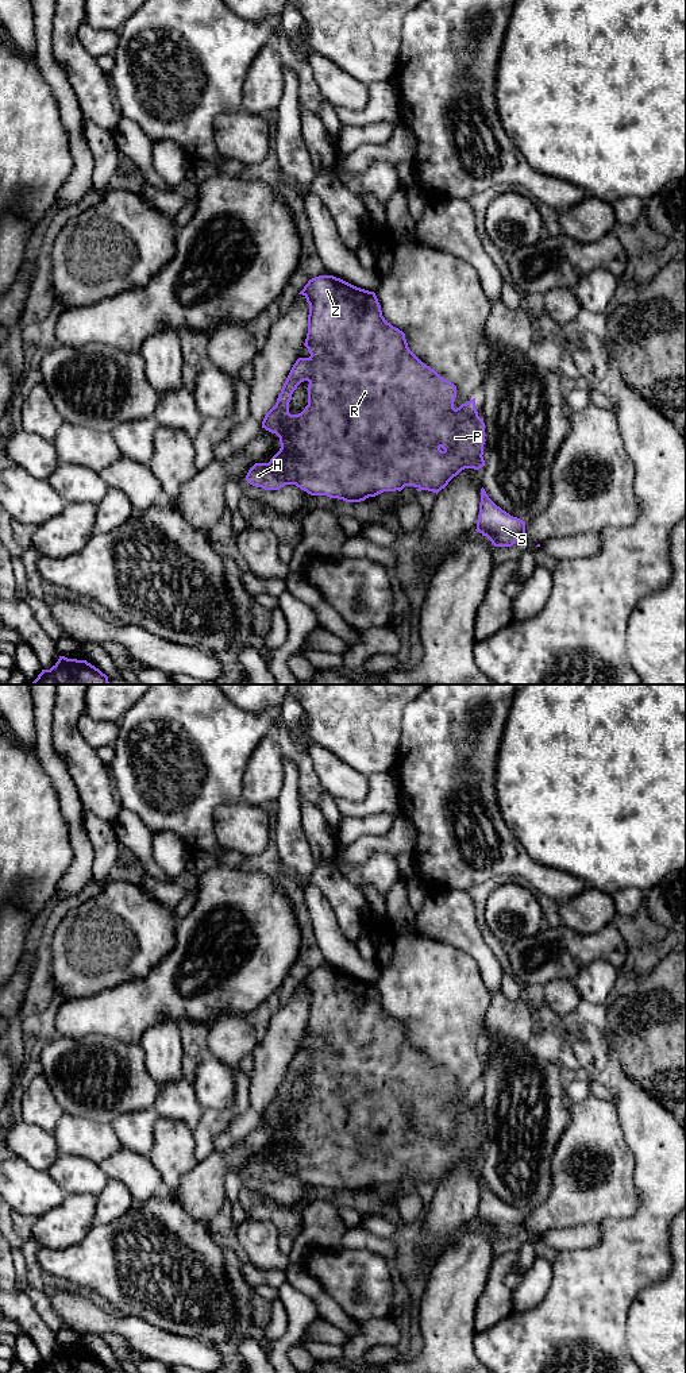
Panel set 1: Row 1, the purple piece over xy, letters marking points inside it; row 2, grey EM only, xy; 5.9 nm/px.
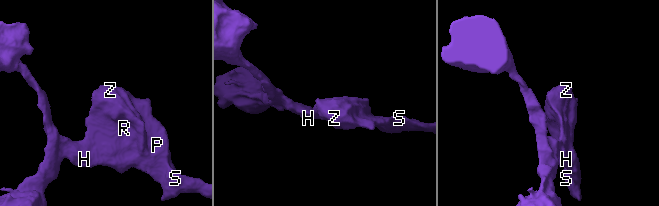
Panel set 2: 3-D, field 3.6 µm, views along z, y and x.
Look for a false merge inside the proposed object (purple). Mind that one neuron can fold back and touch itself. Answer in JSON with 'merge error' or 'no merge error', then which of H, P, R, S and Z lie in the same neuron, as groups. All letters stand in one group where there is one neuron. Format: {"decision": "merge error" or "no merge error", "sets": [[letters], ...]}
{"decision": "no merge error", "sets": [["H", "P", "R", "S", "Z"]]}

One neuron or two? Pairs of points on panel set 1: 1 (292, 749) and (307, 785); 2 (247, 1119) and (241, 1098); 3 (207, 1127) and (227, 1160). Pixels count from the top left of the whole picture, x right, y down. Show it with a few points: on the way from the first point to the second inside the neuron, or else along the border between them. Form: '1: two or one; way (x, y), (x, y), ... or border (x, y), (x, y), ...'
1: one; way (300, 758), (307, 776)
2: two; border (249, 1106), (222, 1132)
3: two; border (214, 1152), (197, 1163)

